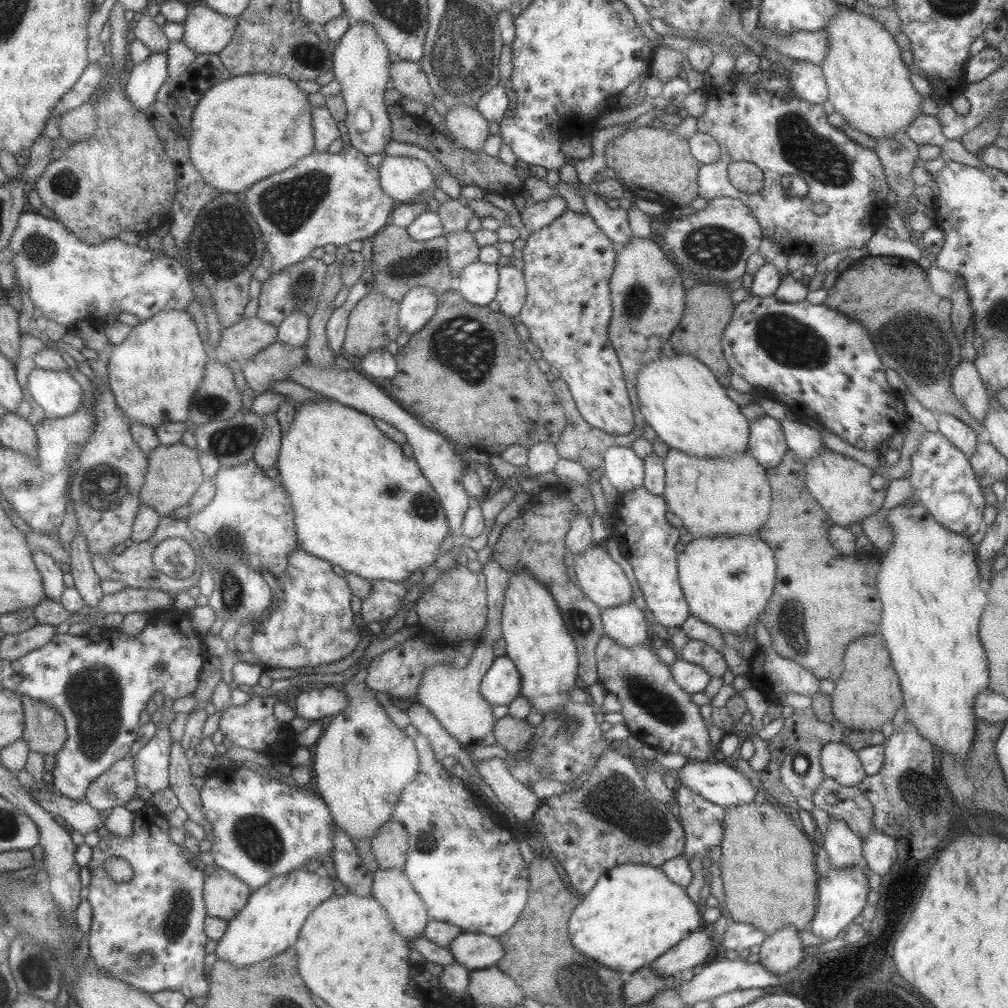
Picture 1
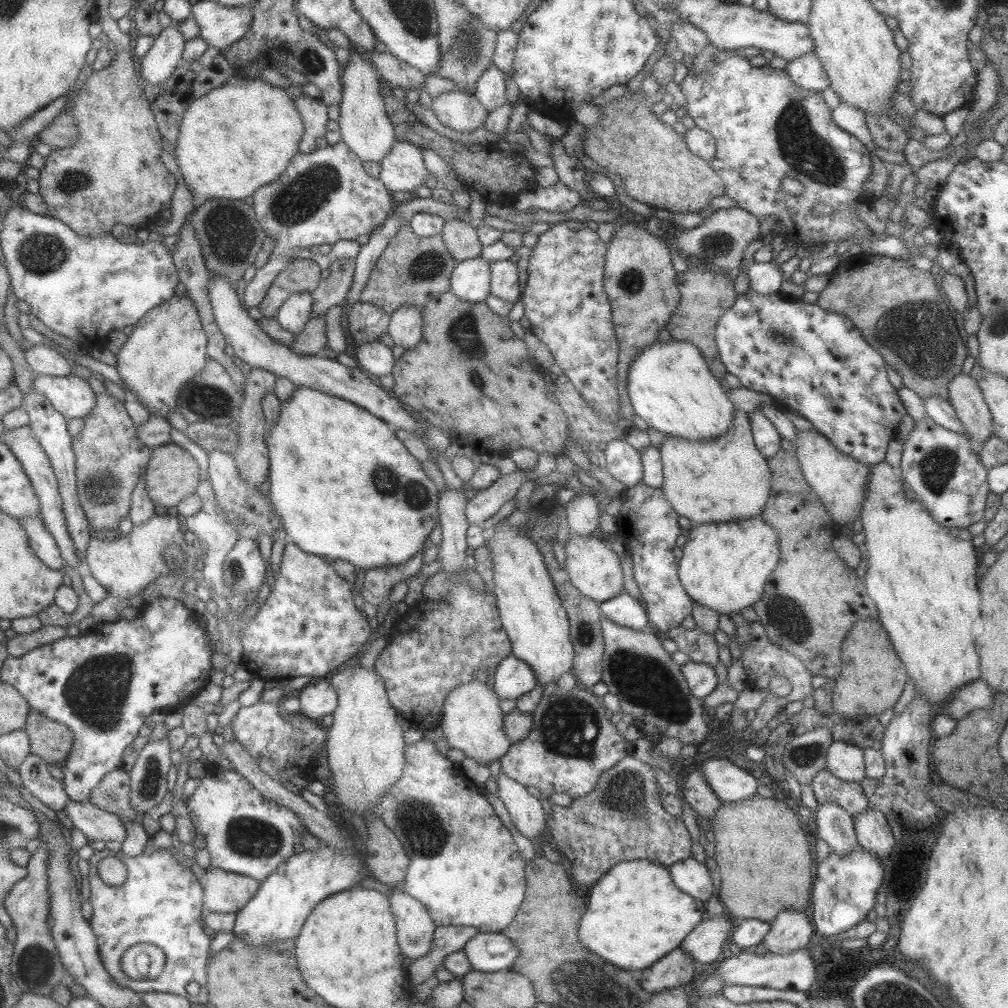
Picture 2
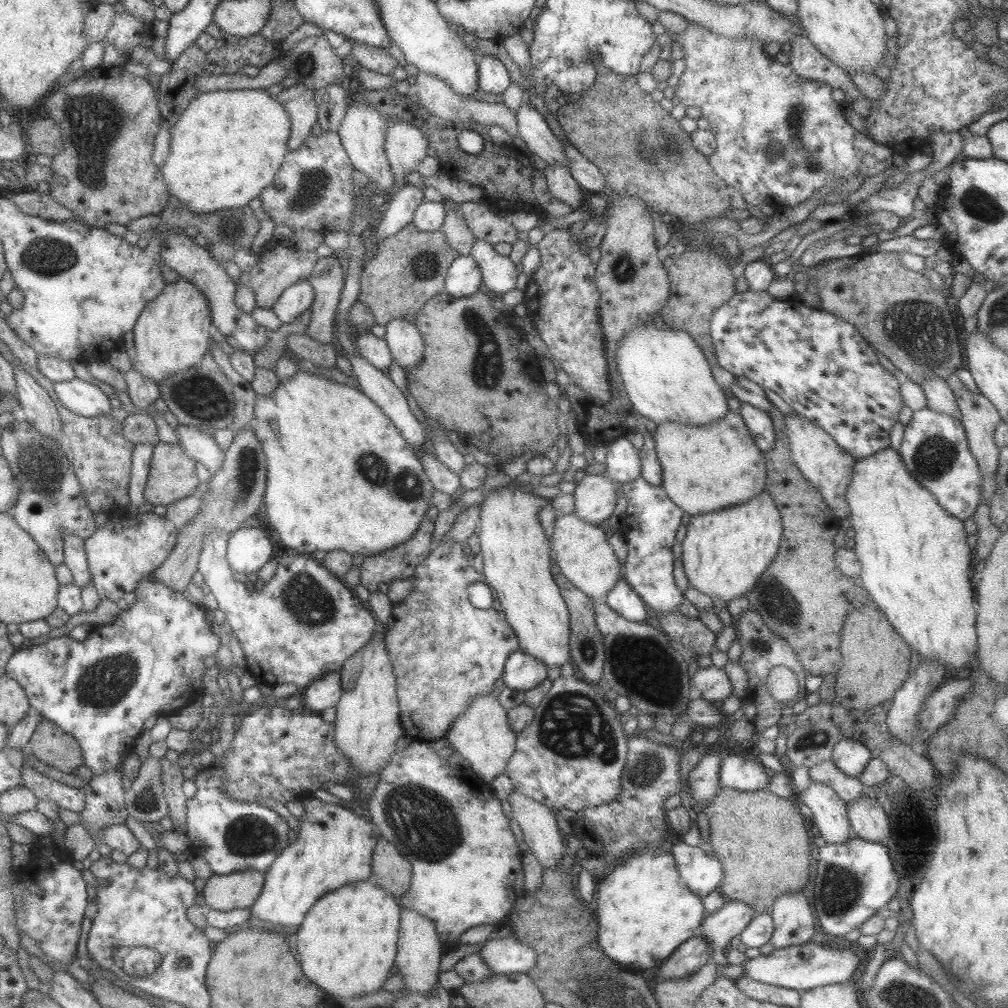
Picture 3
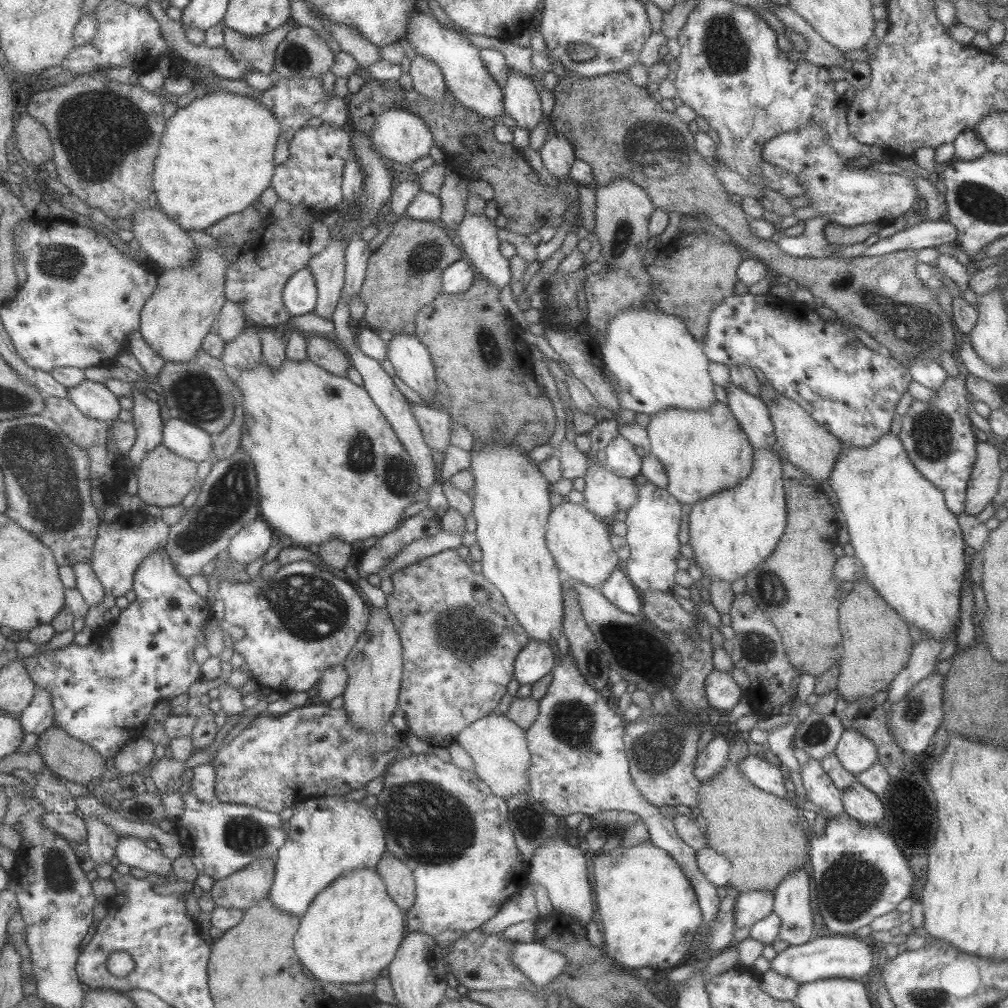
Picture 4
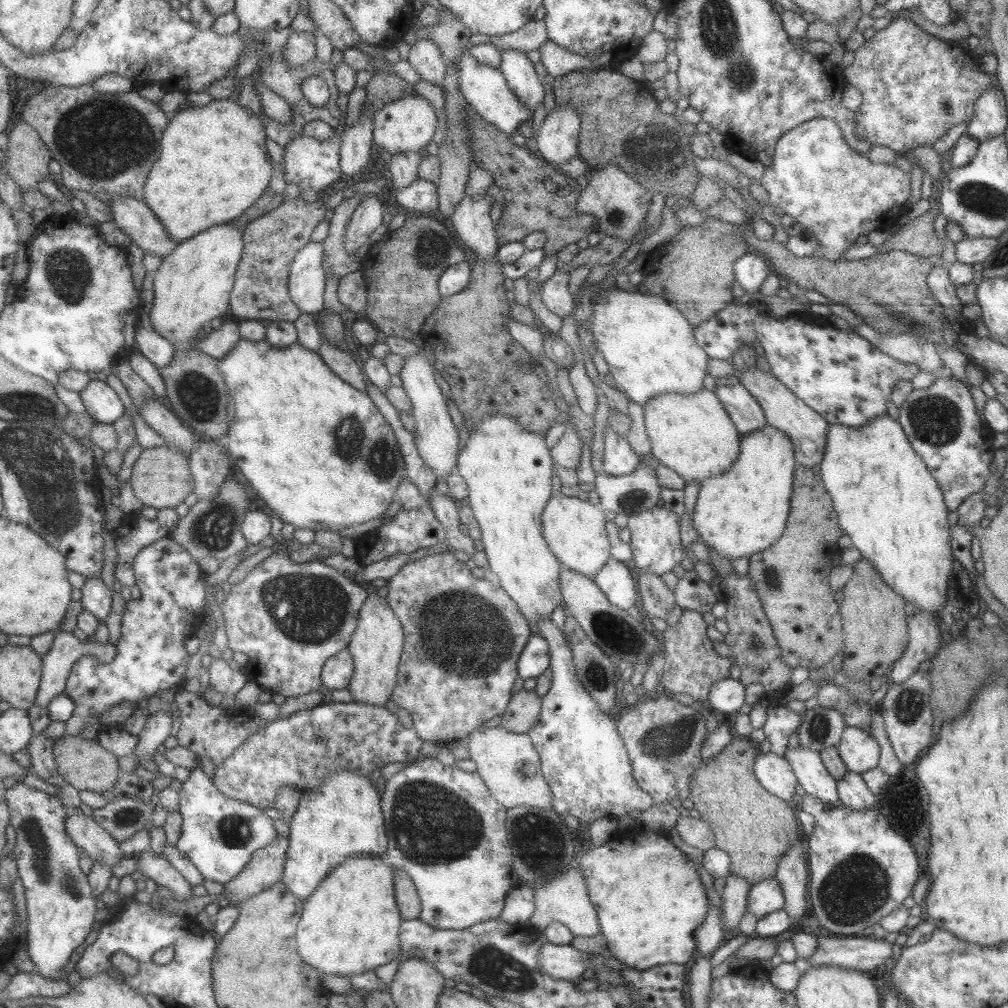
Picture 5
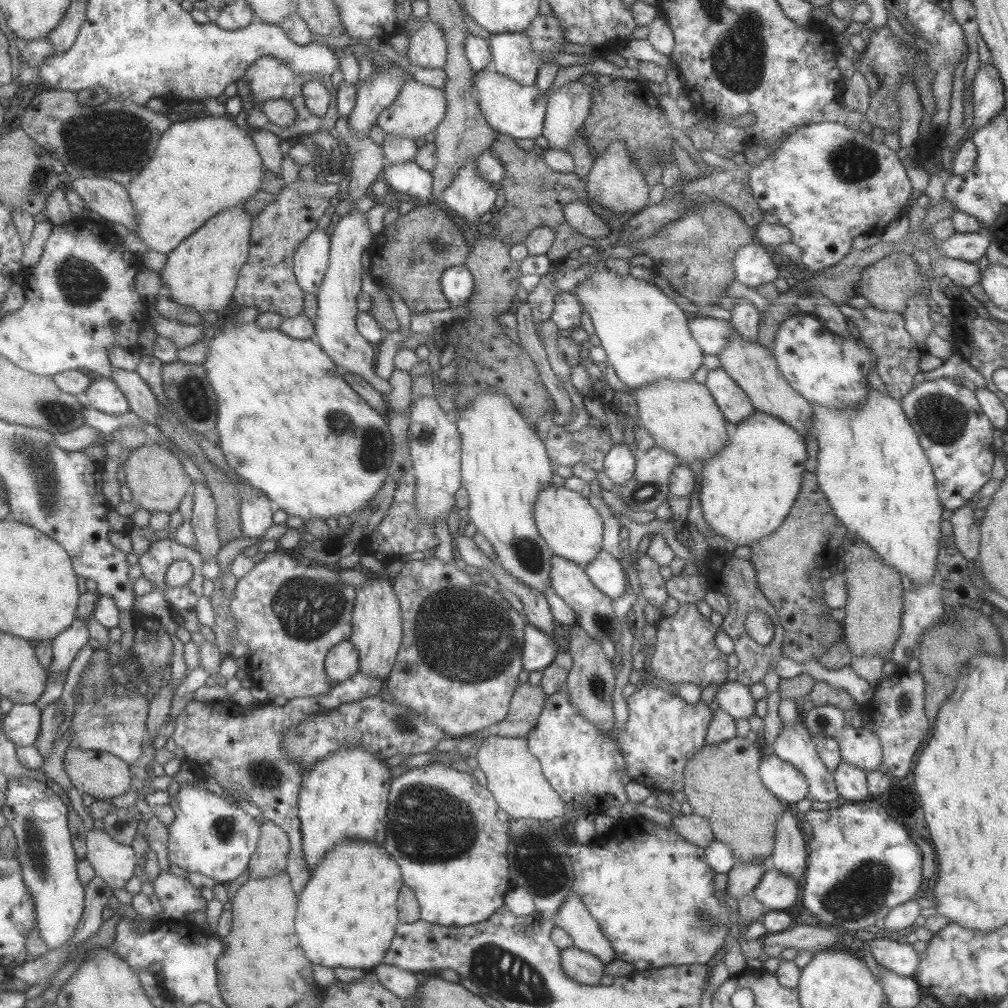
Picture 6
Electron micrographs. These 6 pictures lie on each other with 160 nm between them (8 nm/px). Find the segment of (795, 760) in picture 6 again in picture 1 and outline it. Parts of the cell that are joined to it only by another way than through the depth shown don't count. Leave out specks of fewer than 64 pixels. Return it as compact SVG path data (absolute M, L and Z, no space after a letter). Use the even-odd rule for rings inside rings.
M829 817L822 848L831 869L851 869L863 863L862 841L842 821Z

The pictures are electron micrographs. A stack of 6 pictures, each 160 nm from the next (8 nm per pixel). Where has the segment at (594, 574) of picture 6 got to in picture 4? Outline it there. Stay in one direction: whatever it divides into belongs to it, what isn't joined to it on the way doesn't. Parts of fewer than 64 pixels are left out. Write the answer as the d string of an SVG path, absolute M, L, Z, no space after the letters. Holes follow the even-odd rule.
M622 565L611 572L599 589L606 600L618 610L631 615L638 615L642 611L641 593L635 590Z

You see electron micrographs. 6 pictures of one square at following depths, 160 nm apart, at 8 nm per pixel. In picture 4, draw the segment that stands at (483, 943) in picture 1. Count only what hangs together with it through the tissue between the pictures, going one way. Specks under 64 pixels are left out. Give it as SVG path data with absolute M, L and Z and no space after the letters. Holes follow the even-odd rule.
M515 941L515 948L508 954L508 959L527 980L541 987L556 977L566 963L563 955L534 941L523 943Z

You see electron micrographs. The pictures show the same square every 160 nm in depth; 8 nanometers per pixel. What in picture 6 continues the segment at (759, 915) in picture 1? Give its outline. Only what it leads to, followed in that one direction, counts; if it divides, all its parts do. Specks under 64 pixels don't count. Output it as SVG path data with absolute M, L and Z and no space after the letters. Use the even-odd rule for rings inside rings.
M729 738L719 744L704 744L683 769L682 792L689 807L708 821L712 836L731 849L737 865L768 861L775 845L775 821L790 807L763 786L758 775L760 758L755 742Z

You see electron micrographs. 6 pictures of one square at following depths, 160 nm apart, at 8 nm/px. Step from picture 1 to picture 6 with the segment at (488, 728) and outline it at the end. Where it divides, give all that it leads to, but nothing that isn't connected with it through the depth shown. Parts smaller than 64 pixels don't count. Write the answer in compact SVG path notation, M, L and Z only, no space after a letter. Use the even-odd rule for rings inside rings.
M487 735L482 739L476 750L476 762L478 769L486 776L485 786L493 795L495 803L503 813L510 818L533 818L543 822L550 821L555 817L565 818L565 807L559 795L551 788L545 780L538 758L535 758L528 749L525 737L502 737L497 735Z

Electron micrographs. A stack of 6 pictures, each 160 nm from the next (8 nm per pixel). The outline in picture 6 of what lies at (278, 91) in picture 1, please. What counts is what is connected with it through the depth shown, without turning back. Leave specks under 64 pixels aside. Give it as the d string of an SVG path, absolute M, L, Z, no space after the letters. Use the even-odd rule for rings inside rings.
M227 113L224 116L204 114L173 122L159 137L153 158L126 186L136 214L134 232L148 250L167 254L214 214L232 206L242 206L249 200L260 187L264 169L252 136L239 130L233 116L230 120Z

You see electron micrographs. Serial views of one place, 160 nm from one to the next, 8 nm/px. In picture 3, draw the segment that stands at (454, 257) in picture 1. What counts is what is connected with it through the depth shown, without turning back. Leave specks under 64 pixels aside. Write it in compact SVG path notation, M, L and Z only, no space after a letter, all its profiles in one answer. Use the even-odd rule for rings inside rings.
M446 202L445 207L444 221L441 223L440 230L447 244L453 247L459 255L469 255L475 239L473 233L466 225L460 211L456 210L455 203Z

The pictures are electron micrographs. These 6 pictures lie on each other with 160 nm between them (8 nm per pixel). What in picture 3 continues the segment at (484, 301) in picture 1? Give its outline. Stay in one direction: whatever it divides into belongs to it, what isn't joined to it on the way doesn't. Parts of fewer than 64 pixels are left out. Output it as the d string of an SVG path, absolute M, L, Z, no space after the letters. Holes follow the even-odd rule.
M457 255L449 265L445 280L445 293L455 298L475 294L483 287L482 274L471 255Z

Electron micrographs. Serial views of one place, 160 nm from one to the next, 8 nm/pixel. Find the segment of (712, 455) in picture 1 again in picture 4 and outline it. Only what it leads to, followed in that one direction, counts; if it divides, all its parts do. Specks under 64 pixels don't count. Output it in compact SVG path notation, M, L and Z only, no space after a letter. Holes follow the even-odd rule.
M647 309L624 310L617 313L605 328L605 336L599 346L599 354L604 367L617 379L620 410L641 412L651 416L669 408L689 411L705 411L715 405L715 386L707 368L709 360L702 352L701 344L689 334L679 317L665 315L661 311L653 313Z

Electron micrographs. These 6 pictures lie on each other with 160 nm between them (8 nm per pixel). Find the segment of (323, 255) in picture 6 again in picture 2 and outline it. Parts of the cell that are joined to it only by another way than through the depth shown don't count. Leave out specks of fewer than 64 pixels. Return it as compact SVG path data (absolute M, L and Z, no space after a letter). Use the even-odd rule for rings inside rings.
M309 292L292 294L278 308L274 317L283 330L297 337L310 318L312 309L312 296Z

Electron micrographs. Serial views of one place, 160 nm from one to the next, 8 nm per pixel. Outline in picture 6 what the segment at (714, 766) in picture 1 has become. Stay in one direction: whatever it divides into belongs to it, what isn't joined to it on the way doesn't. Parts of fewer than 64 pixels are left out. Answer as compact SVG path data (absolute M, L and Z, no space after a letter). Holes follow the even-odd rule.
M773 753L760 758L758 775L763 786L784 804L792 806L808 794L806 778Z

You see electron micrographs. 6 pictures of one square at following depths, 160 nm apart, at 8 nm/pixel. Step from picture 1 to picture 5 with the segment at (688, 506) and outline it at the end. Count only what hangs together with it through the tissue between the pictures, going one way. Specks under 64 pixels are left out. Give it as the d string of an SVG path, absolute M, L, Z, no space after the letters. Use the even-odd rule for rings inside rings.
M703 388L691 395L661 394L649 399L643 406L643 411L644 429L650 440L650 452L653 458L662 466L675 471L684 480L685 485L691 484L692 480L697 480L700 484L700 481L707 478L727 473L739 455L741 435L714 392Z

